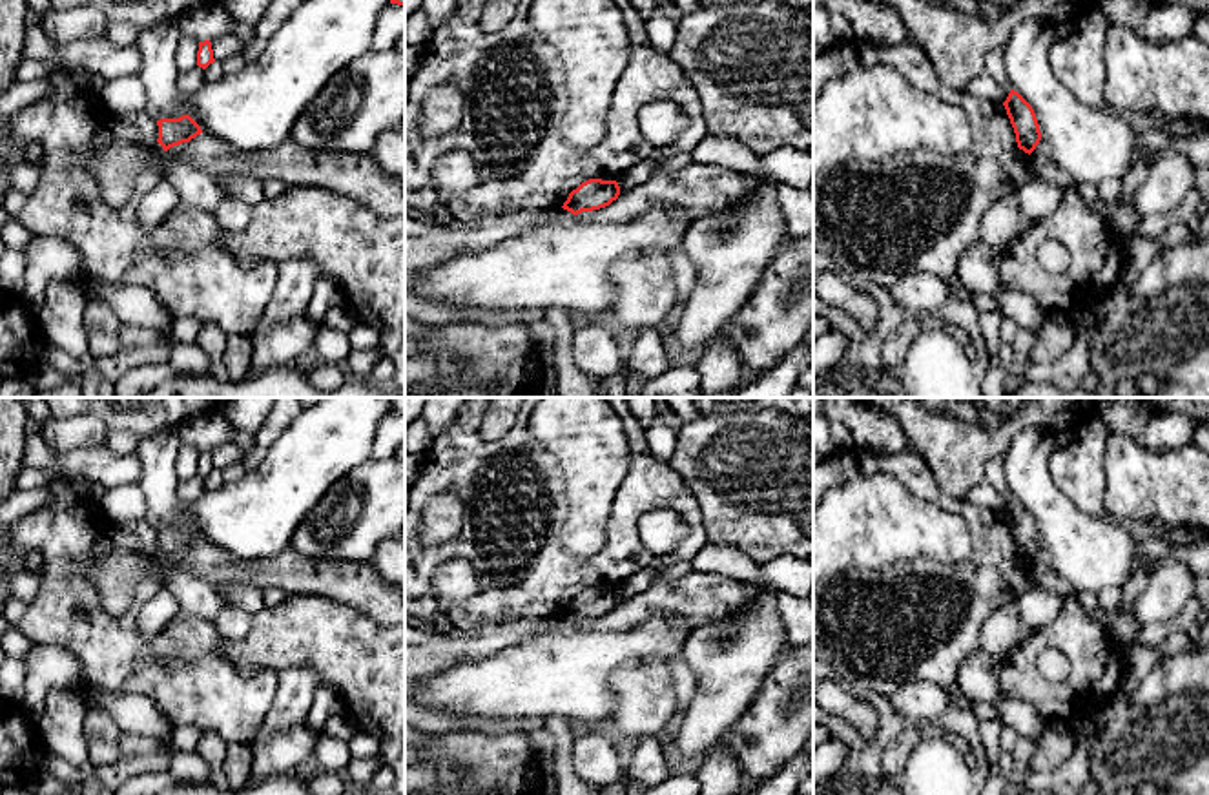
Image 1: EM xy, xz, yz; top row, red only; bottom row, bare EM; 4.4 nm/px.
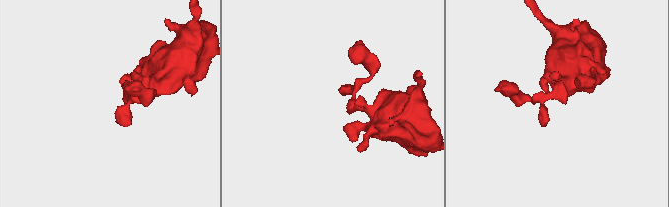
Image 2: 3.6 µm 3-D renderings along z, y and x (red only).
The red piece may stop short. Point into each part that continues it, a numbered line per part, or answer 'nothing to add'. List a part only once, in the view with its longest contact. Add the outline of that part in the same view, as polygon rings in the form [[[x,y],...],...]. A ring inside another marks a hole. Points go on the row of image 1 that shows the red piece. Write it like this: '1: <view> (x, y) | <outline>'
nothing to add

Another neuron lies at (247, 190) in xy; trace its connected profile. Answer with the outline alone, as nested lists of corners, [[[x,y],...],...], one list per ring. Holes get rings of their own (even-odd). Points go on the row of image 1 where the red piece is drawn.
[[[215,179],[221,186],[226,188],[226,193],[230,199],[243,199],[246,202],[259,204],[263,201],[263,188],[261,182],[253,182],[248,179],[230,179],[230,181],[222,181],[222,179]]]

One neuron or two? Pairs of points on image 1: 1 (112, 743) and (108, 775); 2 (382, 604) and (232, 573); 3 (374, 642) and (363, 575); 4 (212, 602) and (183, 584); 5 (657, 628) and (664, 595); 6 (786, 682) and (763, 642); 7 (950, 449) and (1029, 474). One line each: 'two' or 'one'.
1: two
2: one
3: two
4: one
5: two
6: two
7: two

